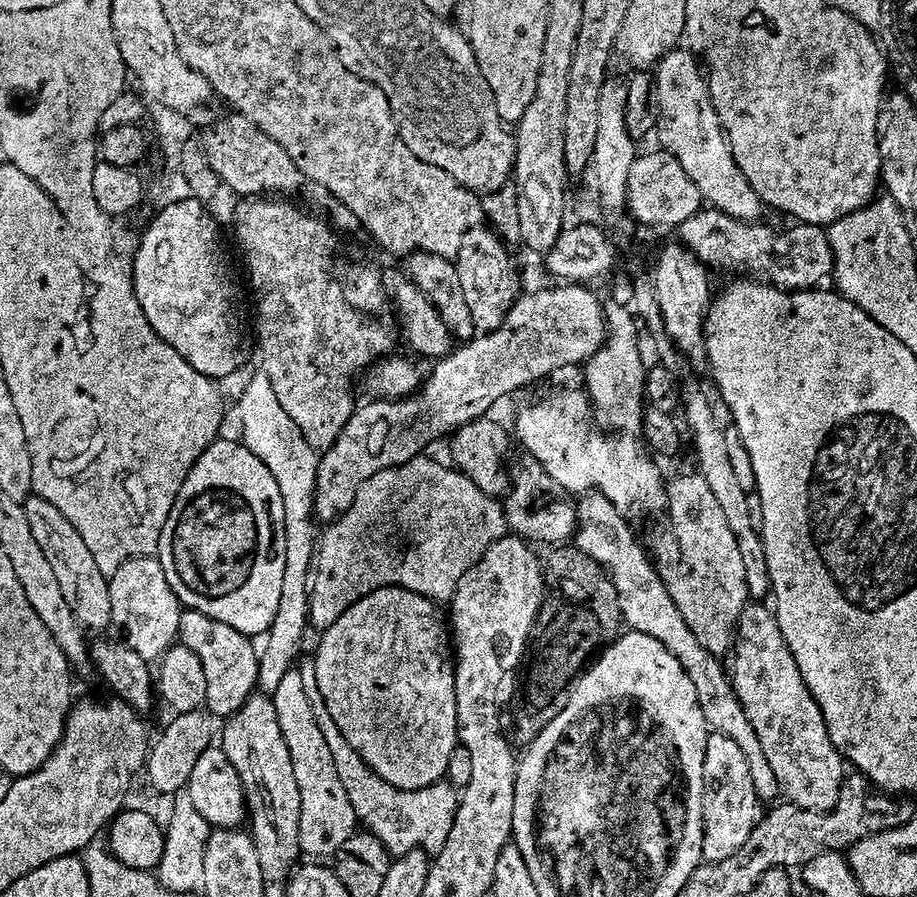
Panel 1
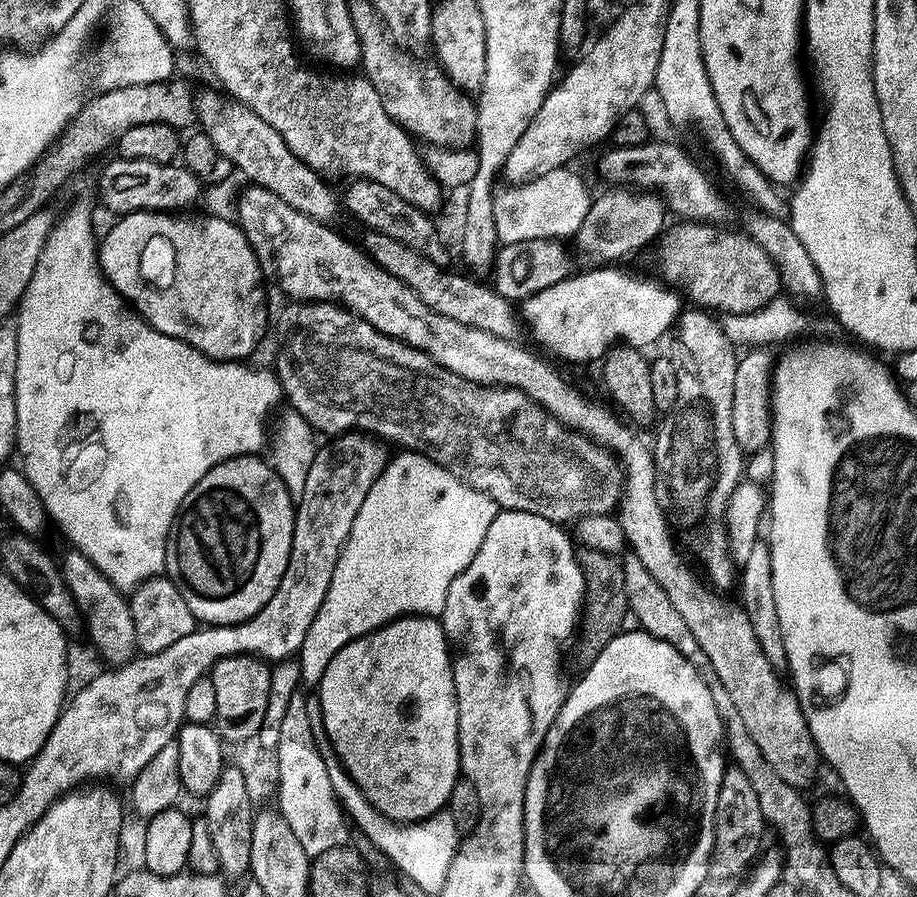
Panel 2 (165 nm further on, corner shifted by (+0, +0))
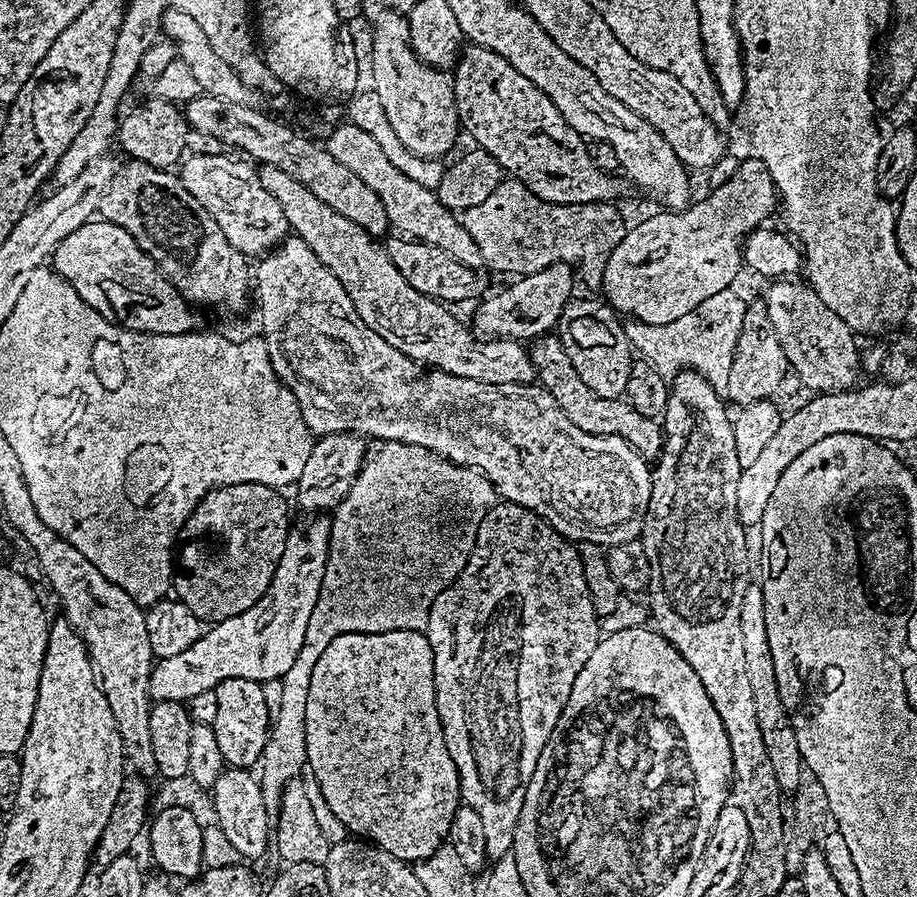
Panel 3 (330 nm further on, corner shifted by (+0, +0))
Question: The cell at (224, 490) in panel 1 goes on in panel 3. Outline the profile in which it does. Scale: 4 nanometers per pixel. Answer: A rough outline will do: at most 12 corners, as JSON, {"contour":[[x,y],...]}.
{"contour":[[228,484],[184,523],[179,595],[204,622],[268,595],[288,504]]}

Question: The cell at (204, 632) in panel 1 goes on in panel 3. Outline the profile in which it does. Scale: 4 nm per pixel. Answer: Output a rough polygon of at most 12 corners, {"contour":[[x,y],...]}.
{"contour":[[258,680],[214,689],[225,765],[252,770],[274,723]]}

